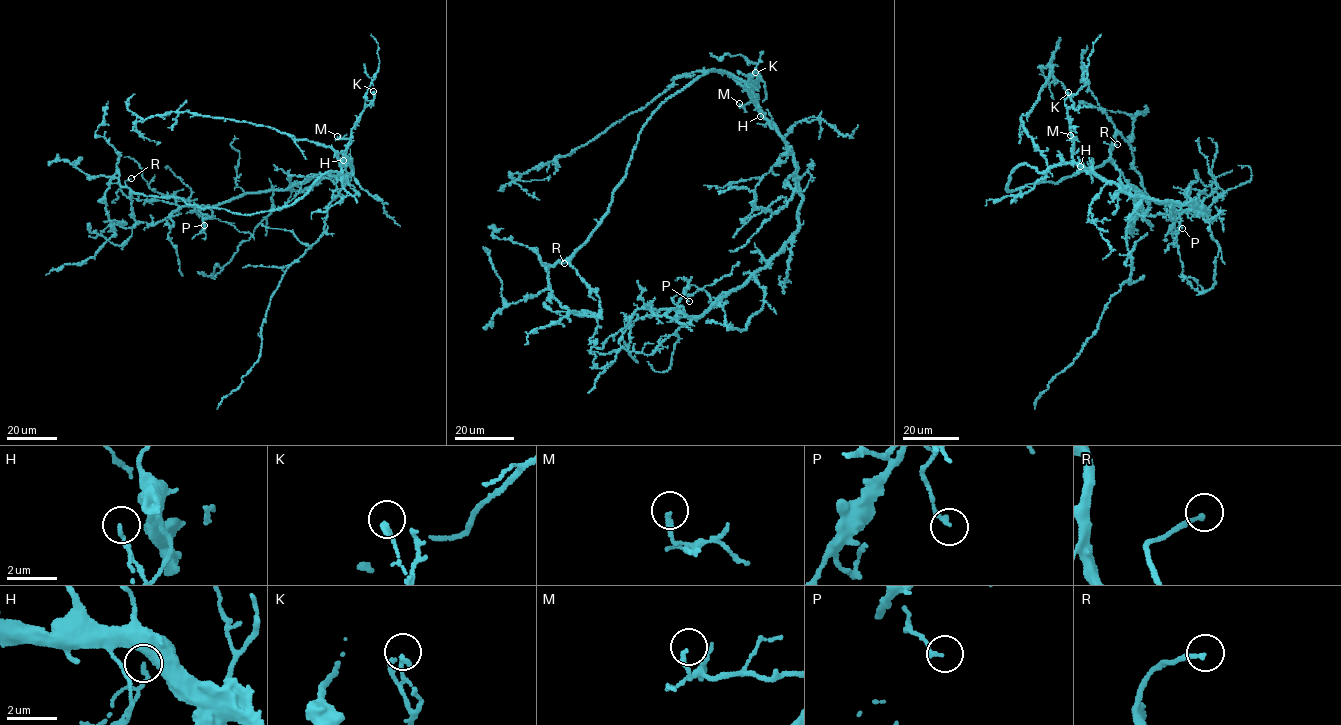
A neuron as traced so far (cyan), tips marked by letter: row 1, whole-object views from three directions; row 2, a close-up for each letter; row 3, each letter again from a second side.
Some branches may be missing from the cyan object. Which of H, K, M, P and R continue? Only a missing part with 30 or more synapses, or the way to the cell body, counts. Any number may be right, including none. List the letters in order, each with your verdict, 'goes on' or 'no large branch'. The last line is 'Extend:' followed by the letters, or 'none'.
H: no large branch
K: no large branch
M: no large branch
P: no large branch
R: no large branch
Extend: none

